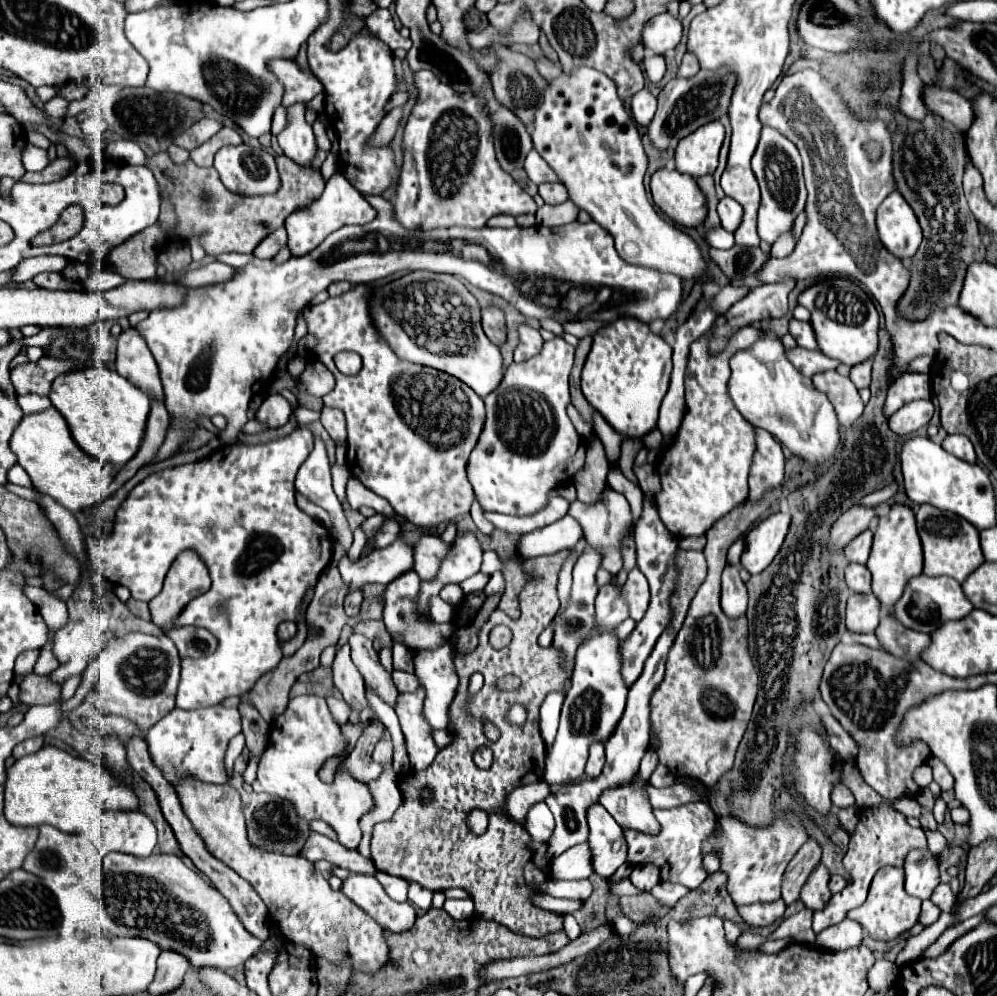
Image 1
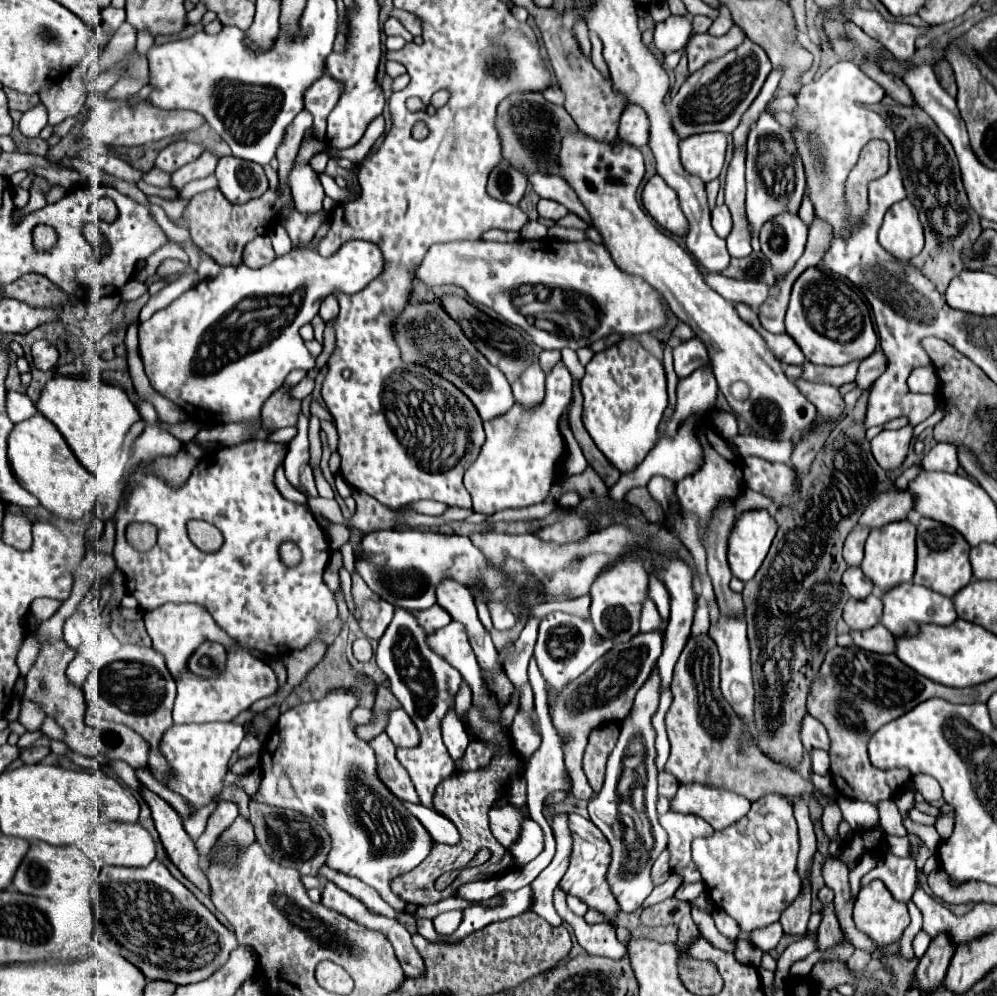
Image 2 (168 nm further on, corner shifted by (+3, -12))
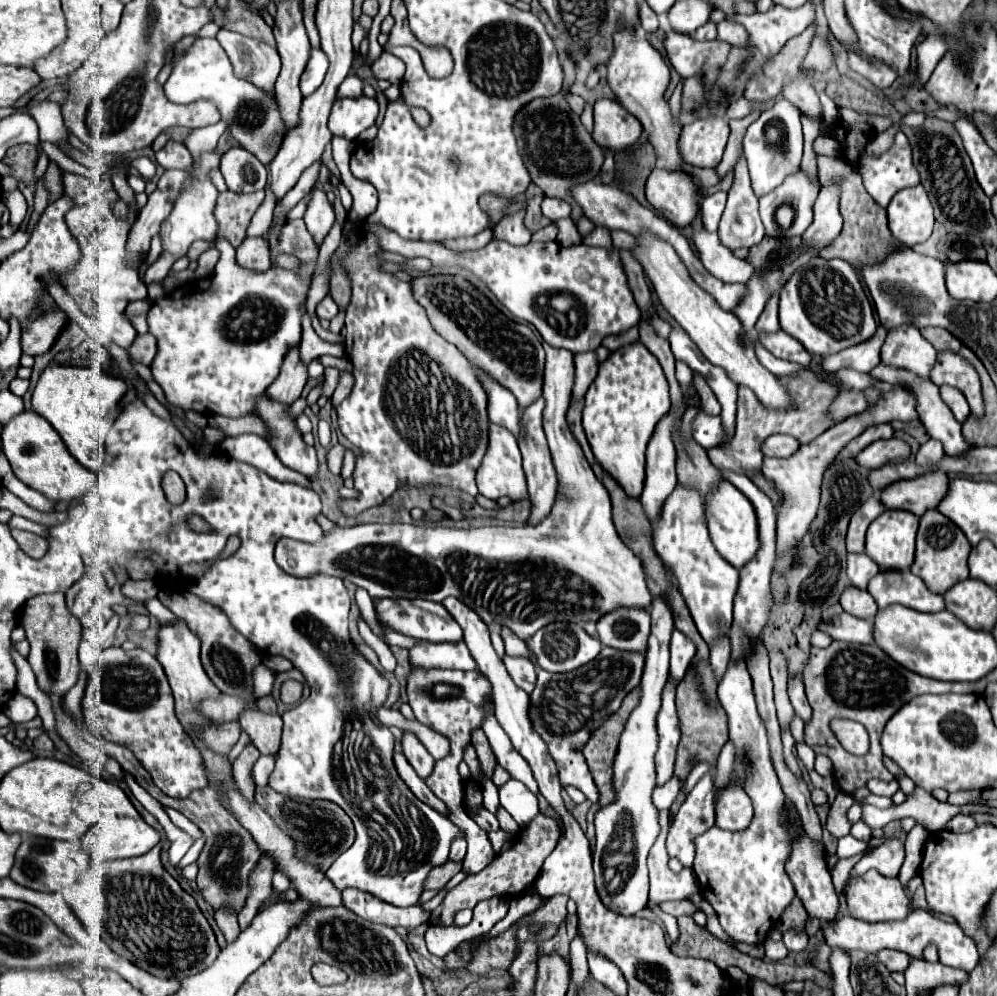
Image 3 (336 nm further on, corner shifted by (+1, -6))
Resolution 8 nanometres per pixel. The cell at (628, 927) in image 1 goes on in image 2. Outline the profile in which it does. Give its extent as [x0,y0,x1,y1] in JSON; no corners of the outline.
[555,890,623,960]

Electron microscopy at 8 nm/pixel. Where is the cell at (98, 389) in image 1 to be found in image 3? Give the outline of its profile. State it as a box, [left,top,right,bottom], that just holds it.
[31,364,127,473]

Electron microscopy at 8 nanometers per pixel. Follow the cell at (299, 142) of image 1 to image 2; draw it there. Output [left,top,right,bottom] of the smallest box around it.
[289,164,325,216]

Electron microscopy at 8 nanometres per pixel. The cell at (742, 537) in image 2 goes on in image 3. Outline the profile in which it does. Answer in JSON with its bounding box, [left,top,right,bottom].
[707,482,761,570]

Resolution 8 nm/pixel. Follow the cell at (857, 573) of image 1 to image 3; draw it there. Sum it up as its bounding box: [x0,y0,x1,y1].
[847,554,879,590]

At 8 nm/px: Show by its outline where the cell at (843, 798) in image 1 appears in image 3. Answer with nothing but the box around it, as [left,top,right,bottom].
[797,744,815,772]

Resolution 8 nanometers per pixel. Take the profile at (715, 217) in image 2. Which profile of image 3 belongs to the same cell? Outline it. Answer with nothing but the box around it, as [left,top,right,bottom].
[701,192,727,232]

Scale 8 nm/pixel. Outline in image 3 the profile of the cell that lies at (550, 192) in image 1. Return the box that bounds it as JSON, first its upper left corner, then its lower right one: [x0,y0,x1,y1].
[541,198,571,220]

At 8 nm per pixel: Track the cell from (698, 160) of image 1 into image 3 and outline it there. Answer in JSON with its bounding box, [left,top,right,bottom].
[681,118,729,168]

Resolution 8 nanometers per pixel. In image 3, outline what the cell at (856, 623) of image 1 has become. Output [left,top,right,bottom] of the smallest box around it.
[839,586,877,620]

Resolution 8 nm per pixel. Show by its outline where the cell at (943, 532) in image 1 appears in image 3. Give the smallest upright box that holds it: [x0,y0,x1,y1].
[911,510,971,594]

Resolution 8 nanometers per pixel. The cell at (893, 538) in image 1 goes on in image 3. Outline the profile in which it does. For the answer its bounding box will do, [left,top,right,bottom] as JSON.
[865,510,919,570]

